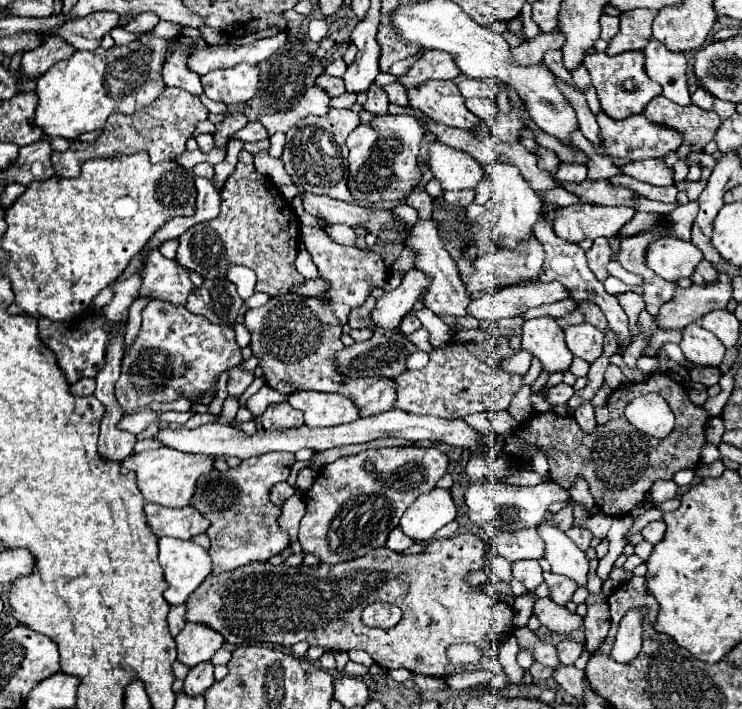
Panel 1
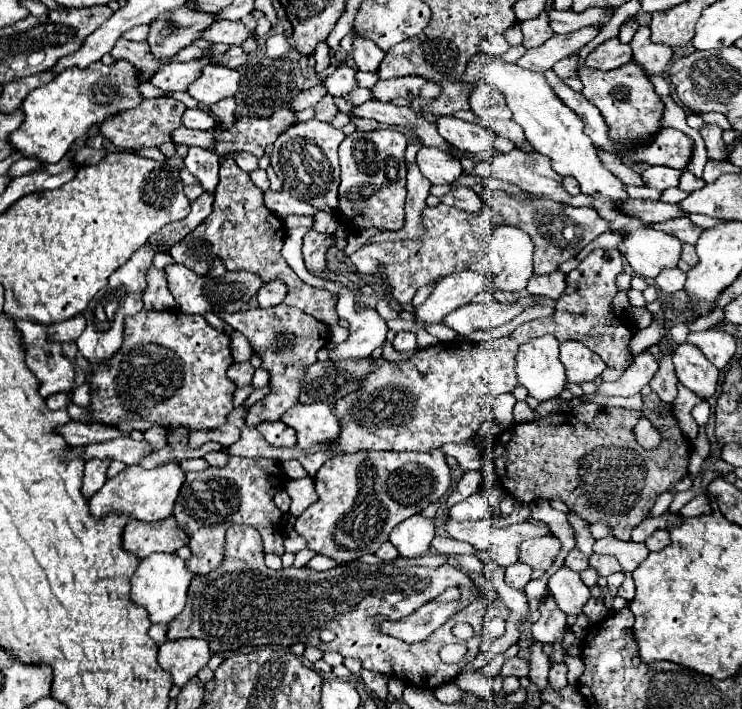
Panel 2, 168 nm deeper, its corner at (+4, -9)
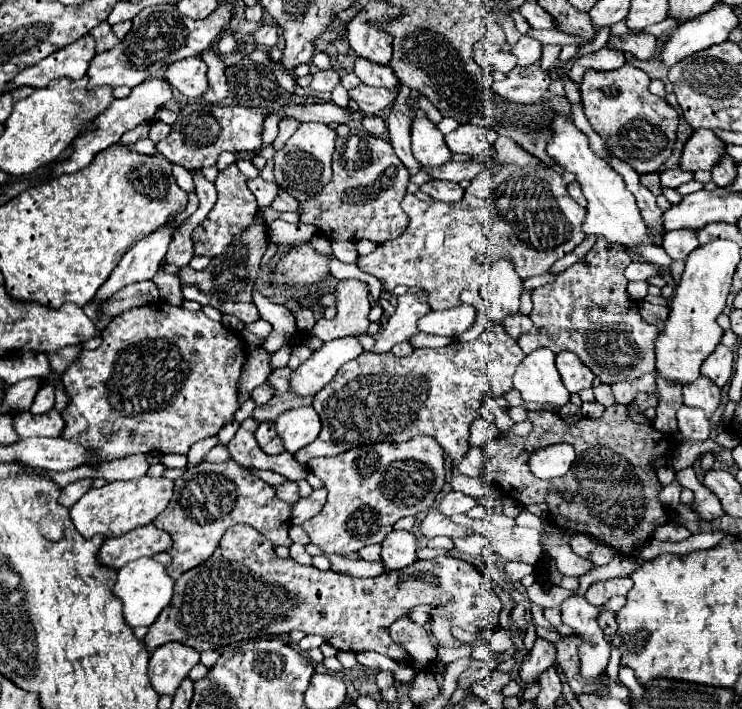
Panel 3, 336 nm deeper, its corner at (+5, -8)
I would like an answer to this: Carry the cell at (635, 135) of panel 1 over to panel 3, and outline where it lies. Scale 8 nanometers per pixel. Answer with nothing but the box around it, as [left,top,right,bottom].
[680,129,726,171]

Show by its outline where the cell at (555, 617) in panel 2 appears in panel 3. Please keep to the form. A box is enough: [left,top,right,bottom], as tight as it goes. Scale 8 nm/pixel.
[520,637,554,685]

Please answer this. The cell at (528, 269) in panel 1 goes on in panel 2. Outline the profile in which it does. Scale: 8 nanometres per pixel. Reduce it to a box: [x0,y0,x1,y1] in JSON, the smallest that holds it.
[415,270,527,326]

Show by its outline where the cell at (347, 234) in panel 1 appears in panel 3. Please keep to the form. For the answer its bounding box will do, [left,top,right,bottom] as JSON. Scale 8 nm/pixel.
[358,137,586,311]

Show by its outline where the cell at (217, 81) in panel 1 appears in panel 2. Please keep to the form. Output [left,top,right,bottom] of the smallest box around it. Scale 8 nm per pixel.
[187,66,241,106]

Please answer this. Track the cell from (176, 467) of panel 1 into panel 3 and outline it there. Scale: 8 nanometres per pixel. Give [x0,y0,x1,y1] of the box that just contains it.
[70,475,174,539]

